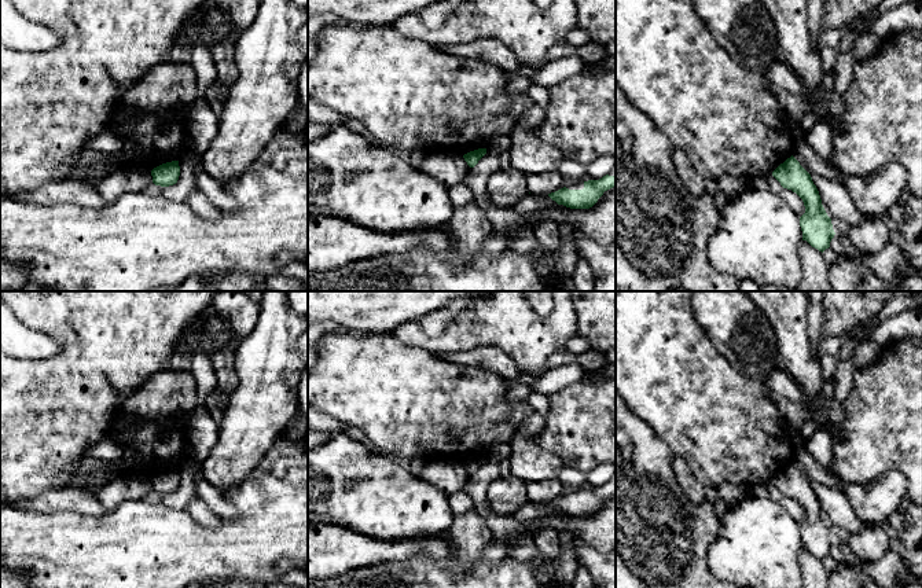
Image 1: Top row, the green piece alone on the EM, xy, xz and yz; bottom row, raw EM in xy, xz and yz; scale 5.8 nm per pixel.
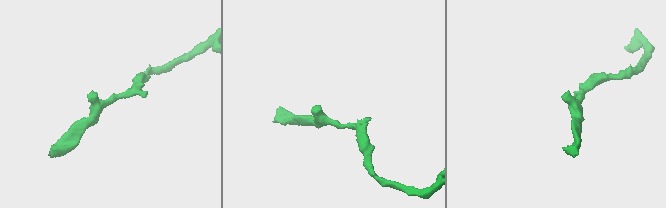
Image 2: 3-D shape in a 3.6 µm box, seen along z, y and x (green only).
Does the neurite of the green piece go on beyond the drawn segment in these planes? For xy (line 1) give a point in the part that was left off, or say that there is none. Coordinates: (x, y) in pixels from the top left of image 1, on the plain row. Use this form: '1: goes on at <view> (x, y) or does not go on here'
1: does not go on here

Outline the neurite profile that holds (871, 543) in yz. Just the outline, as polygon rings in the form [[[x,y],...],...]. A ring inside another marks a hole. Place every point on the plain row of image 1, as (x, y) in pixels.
[[[863,523],[860,532],[849,534],[848,544],[862,562],[875,562],[889,551],[889,529],[886,525]]]

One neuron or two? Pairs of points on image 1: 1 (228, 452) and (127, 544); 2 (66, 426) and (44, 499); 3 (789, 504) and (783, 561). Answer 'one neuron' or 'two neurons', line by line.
1: two neurons
2: two neurons
3: two neurons

